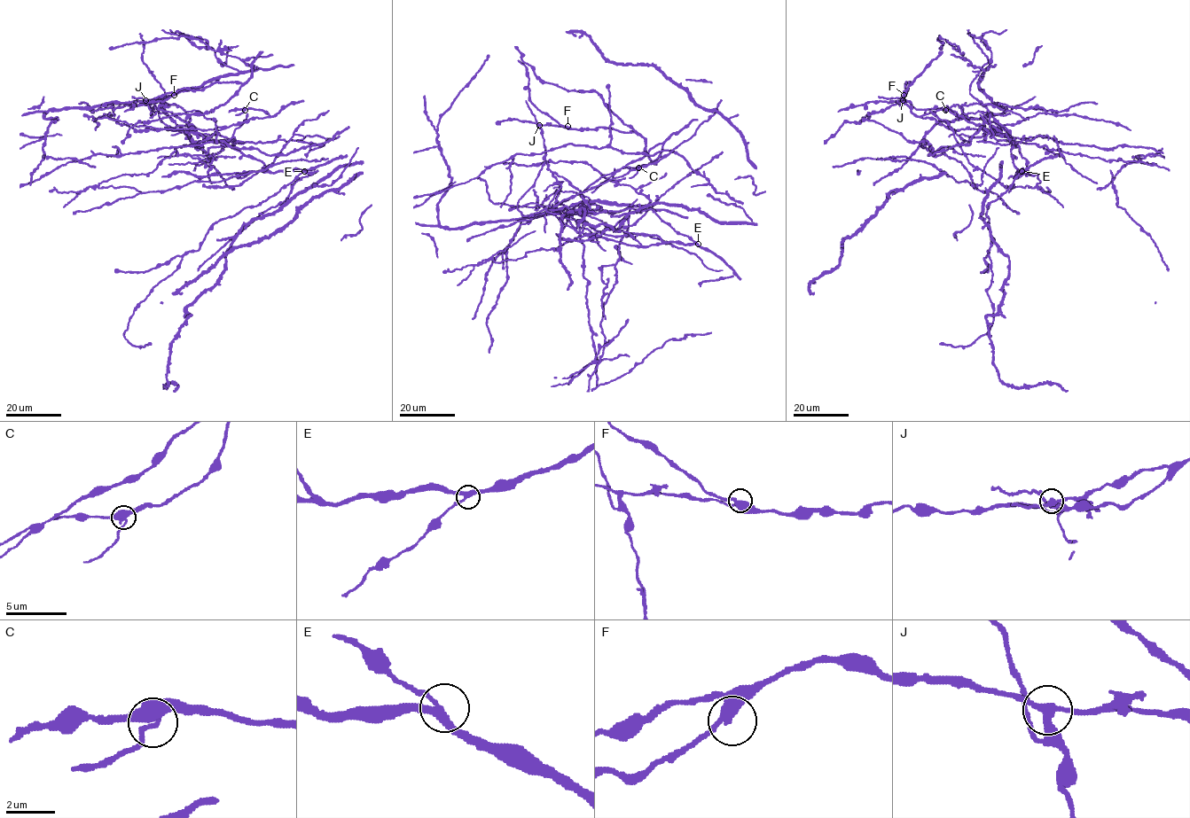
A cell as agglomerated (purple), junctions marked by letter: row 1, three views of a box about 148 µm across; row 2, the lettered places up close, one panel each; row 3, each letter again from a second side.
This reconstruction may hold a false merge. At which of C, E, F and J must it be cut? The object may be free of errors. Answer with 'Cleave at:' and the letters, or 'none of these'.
Cleave at: J

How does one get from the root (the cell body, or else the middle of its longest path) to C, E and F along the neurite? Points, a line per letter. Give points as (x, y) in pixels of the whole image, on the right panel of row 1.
C: (999, 126), (1009, 136), (992, 135), (992, 130), (985, 128), (954, 129), (934, 119), (920, 116), (945, 110)
E: (999, 126), (996, 128), (990, 125), (1013, 141), (1011, 149), (1012, 162), (1021, 171)
F: (999, 126), (1007, 130), (980, 104), (916, 109), (903, 100), (905, 93), (904, 95)

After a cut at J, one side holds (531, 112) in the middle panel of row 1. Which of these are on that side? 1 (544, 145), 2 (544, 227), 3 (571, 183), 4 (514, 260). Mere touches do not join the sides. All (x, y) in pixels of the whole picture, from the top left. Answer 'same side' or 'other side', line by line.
1: same side
2: same side
3: same side
4: same side

